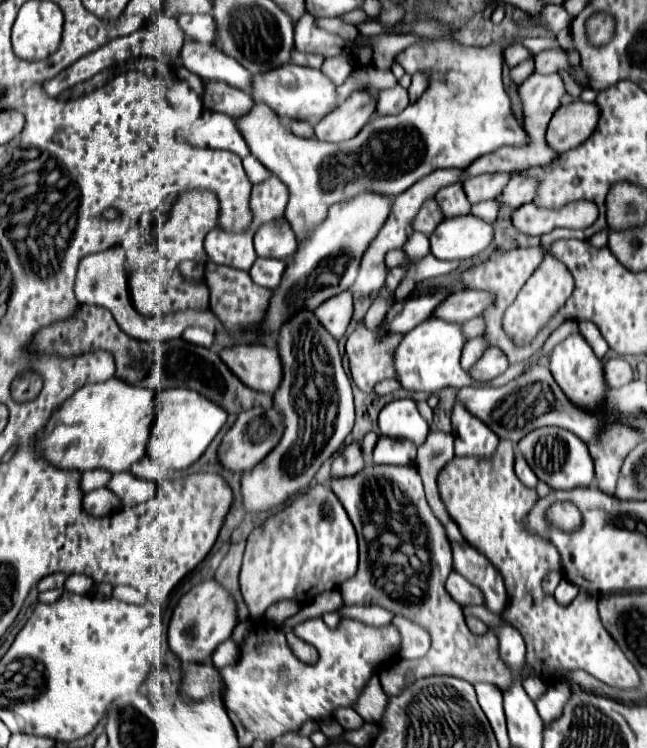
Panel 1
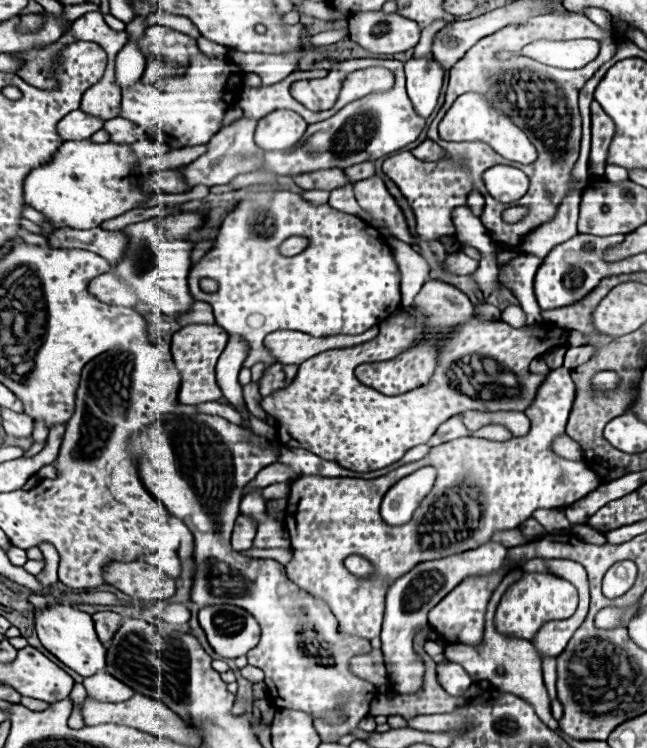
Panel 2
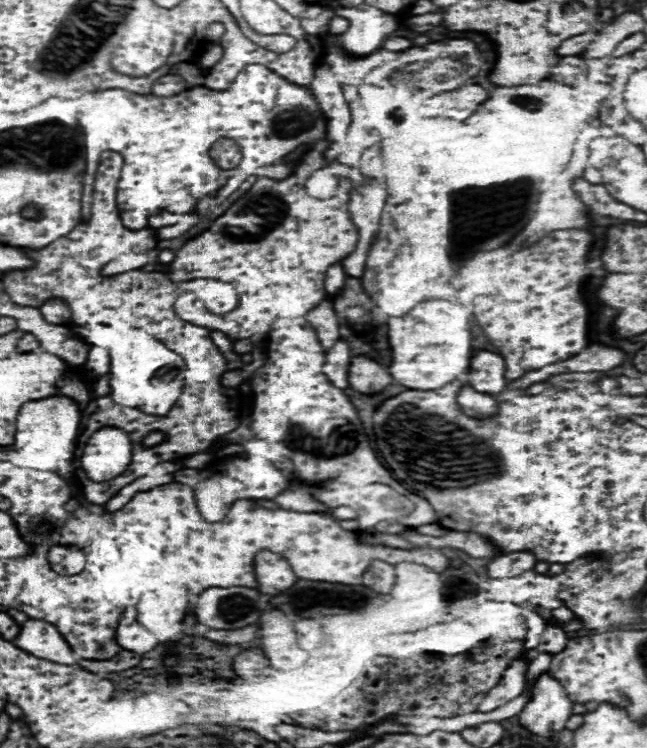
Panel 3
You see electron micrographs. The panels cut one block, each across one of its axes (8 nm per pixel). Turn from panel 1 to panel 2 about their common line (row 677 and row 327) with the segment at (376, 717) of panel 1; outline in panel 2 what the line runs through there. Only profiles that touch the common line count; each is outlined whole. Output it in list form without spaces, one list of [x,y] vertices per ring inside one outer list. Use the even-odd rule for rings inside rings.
[[[378,325],[360,335],[308,336],[304,332],[280,330],[266,336],[266,348],[272,352],[276,360],[282,364],[302,364],[304,360],[324,352],[324,350],[338,350],[338,348],[352,348],[354,344],[364,344],[366,340],[376,338],[379,333]]]

